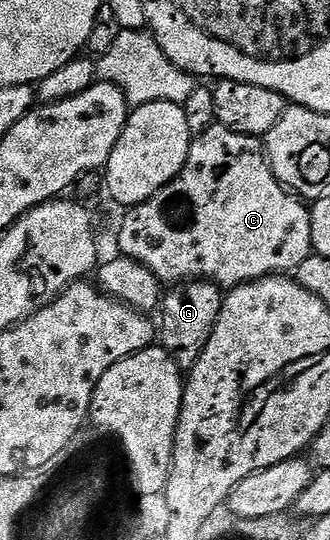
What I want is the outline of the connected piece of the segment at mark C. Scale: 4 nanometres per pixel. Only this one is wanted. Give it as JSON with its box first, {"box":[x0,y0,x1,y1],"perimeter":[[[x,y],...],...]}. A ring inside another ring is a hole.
{"box":[119,125,314,289],"perimeter":[[[211,125],[206,128],[203,134],[195,136],[192,140],[190,153],[186,157],[186,165],[180,170],[179,175],[162,188],[159,193],[152,195],[147,202],[131,208],[125,215],[128,216],[125,217],[124,224],[120,227],[119,254],[147,267],[164,285],[179,285],[185,281],[207,281],[220,289],[241,287],[244,283],[255,282],[256,279],[280,277],[285,273],[295,272],[296,268],[303,265],[314,251],[312,245],[312,213],[309,204],[299,195],[289,191],[276,178],[276,175],[272,172],[272,166],[268,164],[265,148],[257,136],[244,135],[241,131],[231,127]]]}

